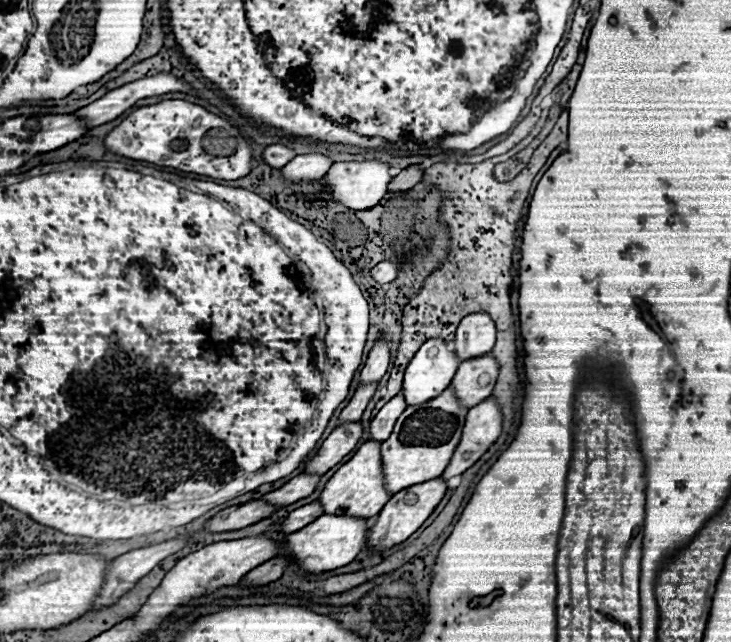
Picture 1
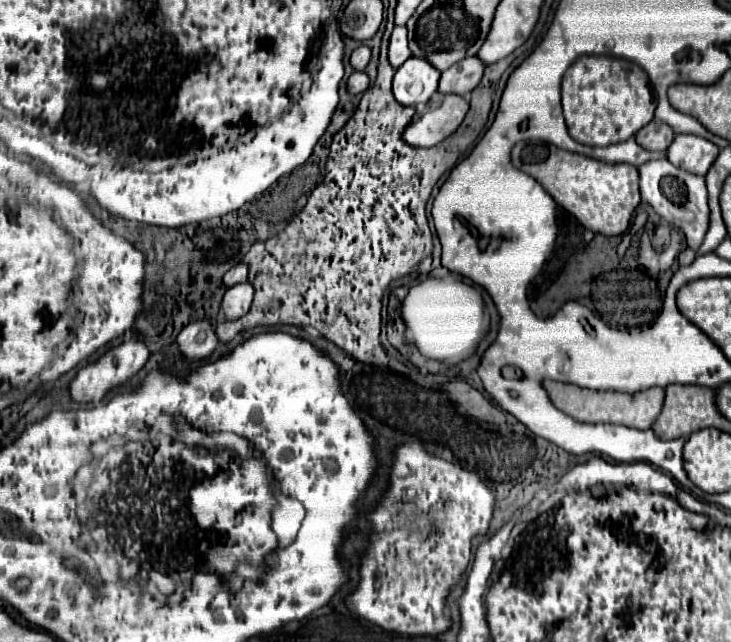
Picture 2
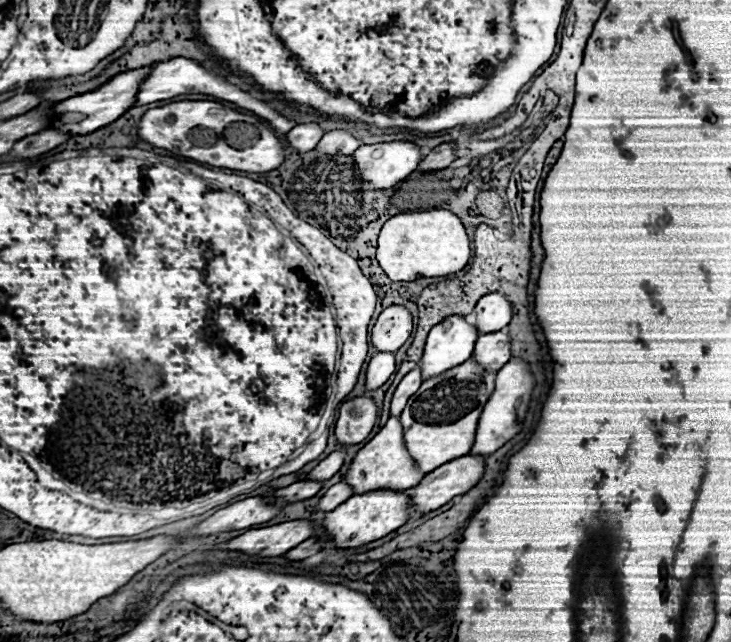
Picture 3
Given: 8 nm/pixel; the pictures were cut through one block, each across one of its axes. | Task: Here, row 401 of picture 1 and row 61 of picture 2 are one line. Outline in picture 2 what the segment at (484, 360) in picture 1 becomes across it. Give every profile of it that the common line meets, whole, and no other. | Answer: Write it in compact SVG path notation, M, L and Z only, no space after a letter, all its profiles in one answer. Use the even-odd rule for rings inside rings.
M478 56L464 58L462 62L456 62L440 76L438 90L442 94L462 94L468 96L482 80L486 64Z

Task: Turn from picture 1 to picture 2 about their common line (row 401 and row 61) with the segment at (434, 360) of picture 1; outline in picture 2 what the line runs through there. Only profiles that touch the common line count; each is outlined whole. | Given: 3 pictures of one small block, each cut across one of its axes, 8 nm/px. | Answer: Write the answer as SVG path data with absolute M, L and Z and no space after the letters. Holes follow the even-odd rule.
M412 56L396 70L392 92L400 104L416 106L430 100L438 90L438 80L440 72L428 60Z

